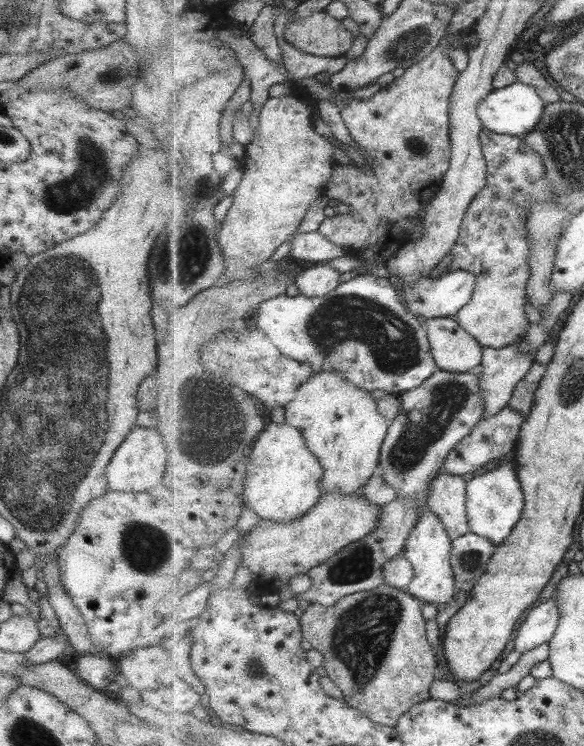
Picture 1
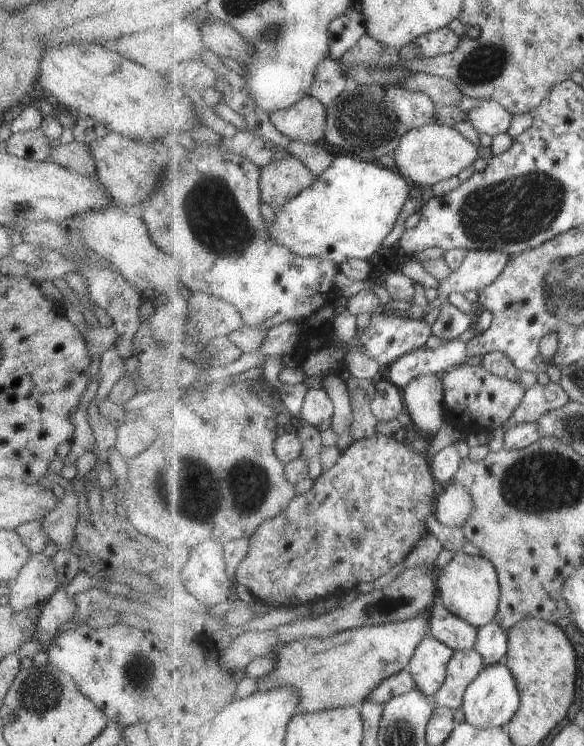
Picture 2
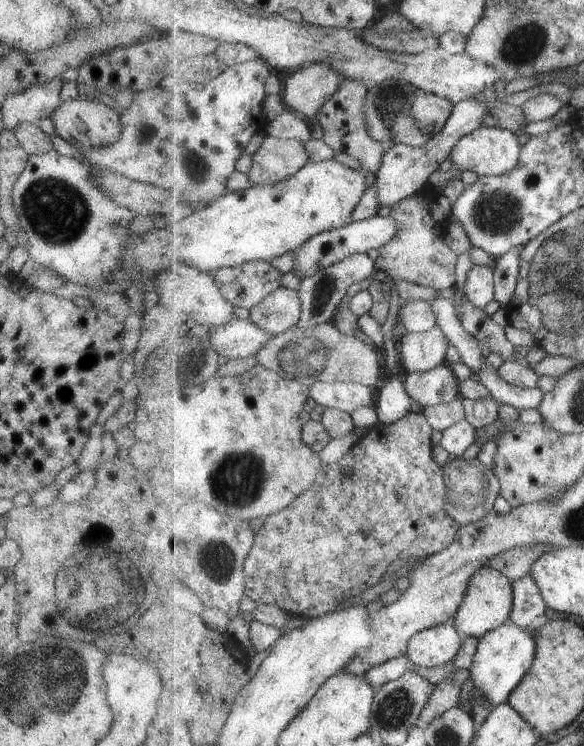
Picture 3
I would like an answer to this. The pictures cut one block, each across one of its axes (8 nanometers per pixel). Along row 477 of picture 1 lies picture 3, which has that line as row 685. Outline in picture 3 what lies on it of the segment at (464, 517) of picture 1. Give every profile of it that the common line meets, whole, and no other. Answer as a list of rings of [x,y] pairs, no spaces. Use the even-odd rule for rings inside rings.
[[[459,670],[457,676],[439,682],[433,696],[429,699],[428,704],[425,705],[424,712],[421,713],[418,726],[423,726],[426,729],[435,718],[440,717],[452,708],[458,707],[461,685],[468,676],[468,671]]]

